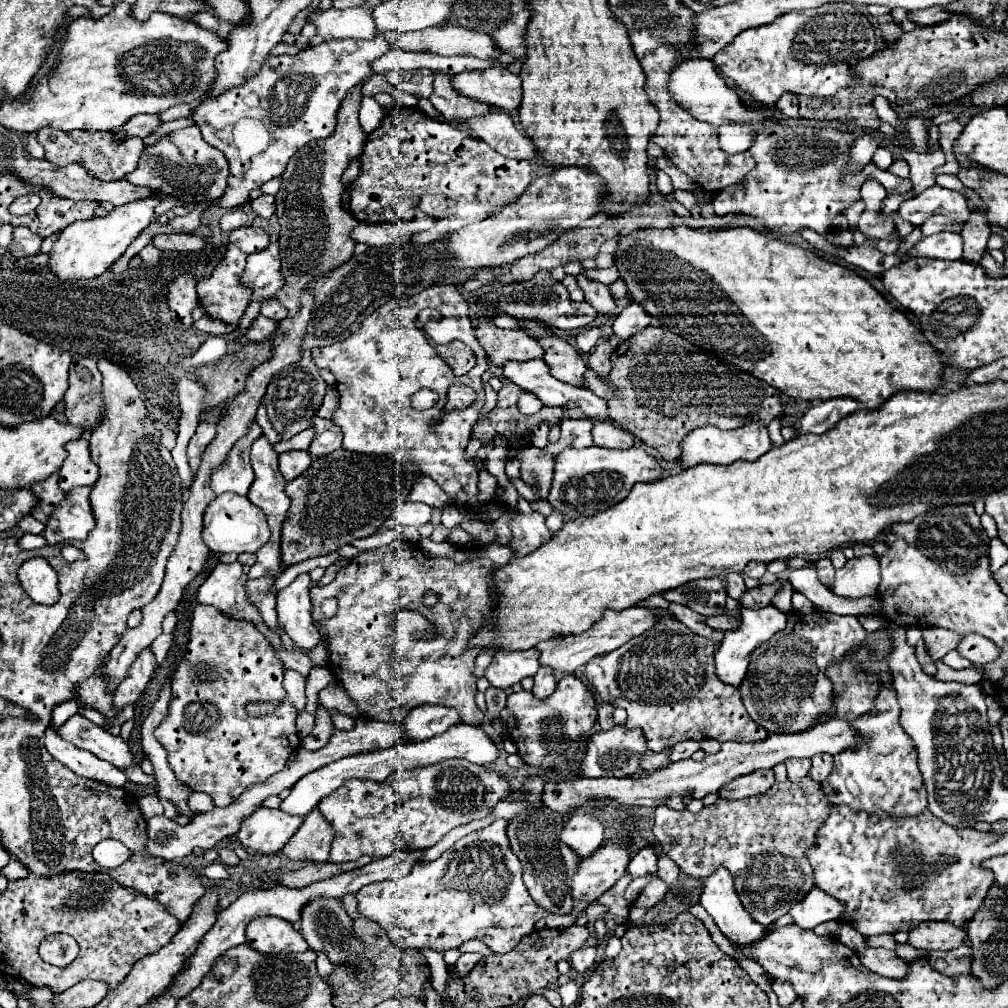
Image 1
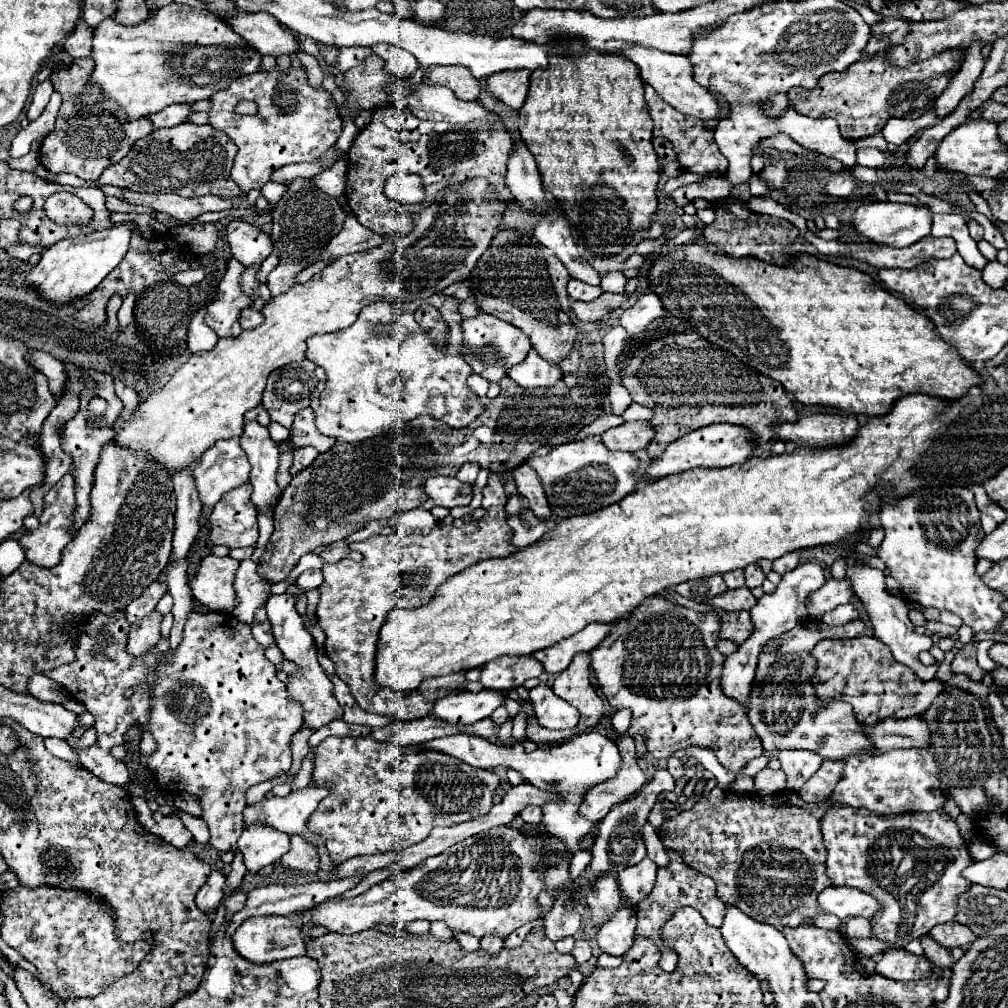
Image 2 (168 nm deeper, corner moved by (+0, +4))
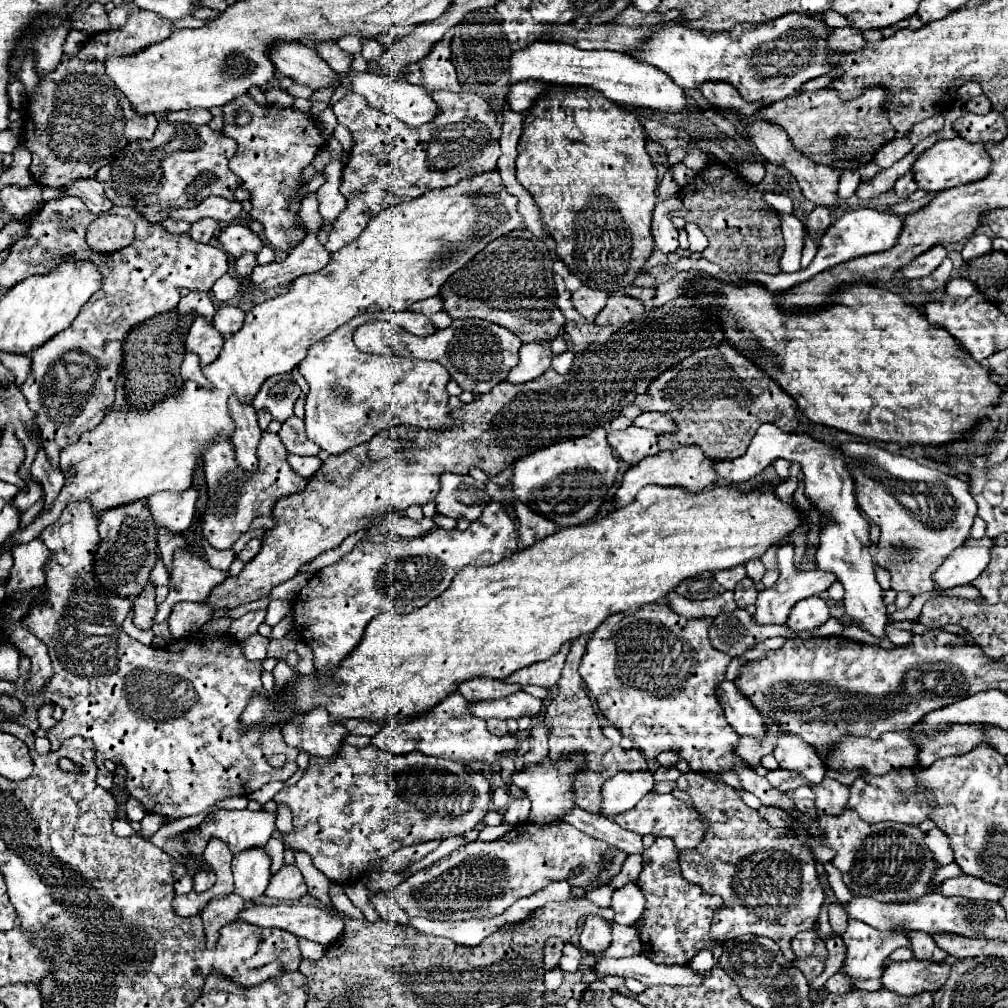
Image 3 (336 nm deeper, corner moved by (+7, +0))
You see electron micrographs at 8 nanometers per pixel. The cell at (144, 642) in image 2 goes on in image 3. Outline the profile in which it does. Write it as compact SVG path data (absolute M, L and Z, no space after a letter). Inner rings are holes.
M148 583L142 593L136 597L134 605L132 605L134 613L132 619L136 623L136 627L140 629L150 629L154 625L154 615L156 615L156 603L154 603L154 585Z

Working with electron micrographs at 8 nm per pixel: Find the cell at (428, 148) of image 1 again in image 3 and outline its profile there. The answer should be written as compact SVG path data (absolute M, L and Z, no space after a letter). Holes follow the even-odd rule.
M436 91L430 93L437 103L439 113L428 125L420 127L408 127L400 119L380 113L380 109L372 109L364 97L356 93L346 93L344 99L340 99L332 111L336 113L336 119L340 125L348 127L354 139L354 147L350 151L350 161L346 163L342 171L342 183L340 183L340 193L346 195L348 207L342 211L338 221L332 225L332 231L328 233L328 243L324 245L330 253L336 253L348 241L356 239L368 225L372 217L382 213L384 209L390 209L398 203L416 199L424 195L430 189L454 185L460 179L474 177L476 173L486 173L496 169L496 161L500 157L500 125L496 121L496 113L490 107L488 101L484 101L480 95L474 93L448 93L448 91Z

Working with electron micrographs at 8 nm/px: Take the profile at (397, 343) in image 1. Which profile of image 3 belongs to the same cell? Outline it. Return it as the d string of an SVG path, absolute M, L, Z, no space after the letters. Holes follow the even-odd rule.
M362 313L332 331L324 337L324 341L312 345L306 359L298 365L300 375L310 385L304 417L306 437L328 455L340 455L396 425L414 425L422 429L452 427L446 393L446 383L450 381L448 371L434 361L394 359L358 351L352 335L360 325L370 321L390 321L418 337L426 337L436 331L422 313Z

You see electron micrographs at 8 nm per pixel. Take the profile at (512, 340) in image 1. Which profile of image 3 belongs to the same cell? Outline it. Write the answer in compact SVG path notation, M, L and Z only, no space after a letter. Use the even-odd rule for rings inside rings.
M454 319L450 327L436 331L428 337L416 337L400 327L394 327L388 321L372 321L356 329L354 343L364 353L393 354L398 357L436 361L448 369L450 377L462 389L474 395L488 393L494 385L502 383L508 377L510 369L518 365L518 351L522 347L522 341L514 333L484 319Z

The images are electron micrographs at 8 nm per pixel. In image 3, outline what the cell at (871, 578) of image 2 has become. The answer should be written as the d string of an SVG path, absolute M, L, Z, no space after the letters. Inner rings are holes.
M760 425L756 437L752 439L748 451L742 457L718 461L714 463L714 469L718 477L722 477L728 485L740 485L760 475L776 459L792 459L794 463L800 463L804 469L806 495L822 519L816 565L838 575L838 581L846 589L846 615L870 635L884 639L886 605L882 601L882 589L874 575L874 561L870 555L870 525L858 511L854 497L854 481L844 465L844 457L838 451L838 447L820 443L810 435L784 433L782 429L776 429L776 425Z

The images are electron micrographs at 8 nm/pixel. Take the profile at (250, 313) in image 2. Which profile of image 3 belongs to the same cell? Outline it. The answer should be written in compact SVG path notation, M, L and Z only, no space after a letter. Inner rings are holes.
M222 305L214 313L214 327L222 335L232 335L232 333L240 331L244 317L246 317L246 313L242 309L238 309L234 305Z

